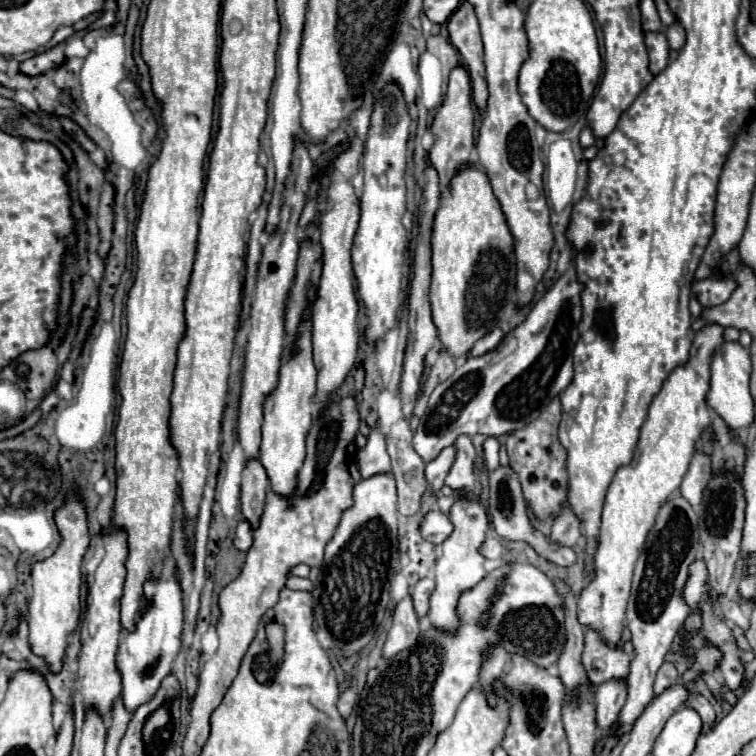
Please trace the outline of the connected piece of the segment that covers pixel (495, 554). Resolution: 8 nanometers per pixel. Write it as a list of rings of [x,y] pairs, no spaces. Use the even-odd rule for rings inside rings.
[[[488,536],[488,538],[486,538],[486,542],[482,544],[482,554],[484,554],[486,558],[498,560],[498,558],[502,558],[502,556],[504,556],[504,546],[502,546],[502,542],[500,542],[498,538]]]

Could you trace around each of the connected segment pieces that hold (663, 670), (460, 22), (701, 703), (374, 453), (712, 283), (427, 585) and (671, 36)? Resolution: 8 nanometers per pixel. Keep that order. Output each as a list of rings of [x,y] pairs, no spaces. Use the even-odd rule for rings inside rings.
[[[664,662],[664,664],[660,666],[660,670],[658,670],[658,674],[656,674],[654,694],[664,692],[668,686],[672,686],[672,684],[676,684],[676,682],[678,682],[678,672],[676,672],[676,668],[674,668],[672,664]]]
[[[470,2],[458,6],[458,10],[448,20],[450,42],[460,50],[464,66],[468,68],[472,82],[472,100],[480,114],[486,112],[488,102],[488,86],[486,86],[486,70],[484,70],[484,50],[478,30],[478,18]]]
[[[690,694],[690,698],[686,700],[686,706],[698,710],[698,714],[702,716],[702,722],[704,722],[704,730],[702,732],[708,732],[710,726],[714,724],[714,716],[716,716],[714,708],[710,706],[710,702],[704,696],[700,696],[700,694]]]
[[[376,422],[376,426],[372,428],[368,436],[368,444],[358,452],[358,468],[362,478],[368,478],[380,472],[390,472],[390,458],[386,452],[386,442],[380,430],[380,422]]]
[[[712,276],[712,278],[706,278],[702,282],[694,282],[692,294],[700,300],[702,306],[718,306],[718,304],[724,304],[730,298],[734,288],[736,288],[734,278],[716,280]]]
[[[422,578],[418,580],[418,584],[410,590],[412,600],[414,600],[414,610],[416,614],[422,618],[428,614],[428,602],[430,602],[430,594],[434,590],[434,580],[432,578]]]
[[[674,22],[674,24],[668,28],[668,44],[670,44],[670,48],[674,48],[674,50],[682,50],[682,46],[686,44],[686,32],[684,32],[684,28],[682,28],[678,22]]]

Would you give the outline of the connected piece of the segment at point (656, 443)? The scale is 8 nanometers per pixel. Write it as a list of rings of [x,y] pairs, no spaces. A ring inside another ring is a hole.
[[[710,324],[710,326],[702,328],[700,332],[696,332],[688,362],[678,366],[666,378],[662,390],[654,396],[654,400],[648,408],[648,418],[642,424],[640,440],[638,440],[632,462],[628,466],[622,466],[608,486],[606,502],[604,502],[604,510],[602,510],[600,542],[598,542],[598,550],[596,550],[596,558],[594,558],[596,574],[586,584],[582,594],[578,596],[578,620],[582,626],[598,630],[610,646],[616,646],[616,642],[620,640],[622,628],[624,628],[624,612],[626,612],[626,602],[630,596],[632,570],[634,570],[634,564],[638,558],[638,550],[644,544],[644,538],[650,532],[662,502],[666,502],[668,496],[680,488],[682,478],[690,466],[690,458],[696,452],[696,440],[700,440],[702,430],[706,430],[710,426],[710,408],[706,406],[706,392],[710,388],[710,362],[712,362],[714,350],[722,342],[724,342],[724,328],[718,324]]]

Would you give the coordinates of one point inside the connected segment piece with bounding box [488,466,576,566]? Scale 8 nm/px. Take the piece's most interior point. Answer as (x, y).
(507, 509)

